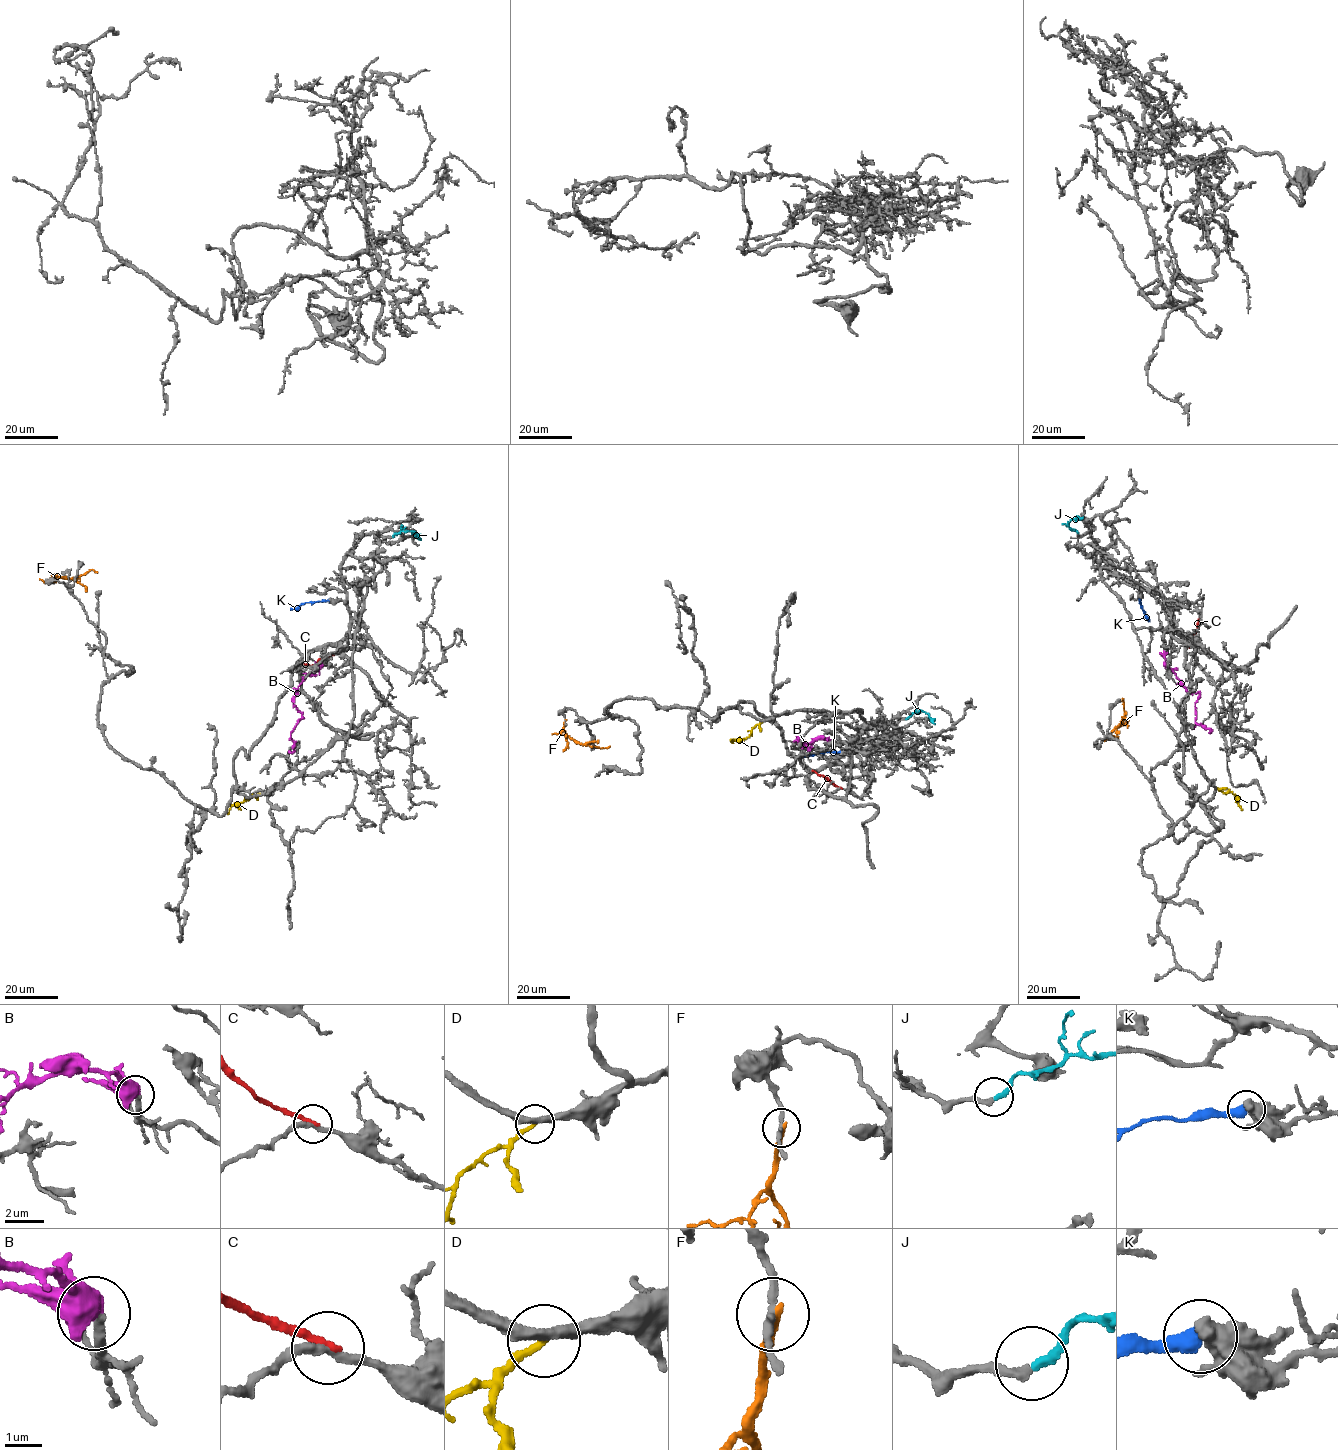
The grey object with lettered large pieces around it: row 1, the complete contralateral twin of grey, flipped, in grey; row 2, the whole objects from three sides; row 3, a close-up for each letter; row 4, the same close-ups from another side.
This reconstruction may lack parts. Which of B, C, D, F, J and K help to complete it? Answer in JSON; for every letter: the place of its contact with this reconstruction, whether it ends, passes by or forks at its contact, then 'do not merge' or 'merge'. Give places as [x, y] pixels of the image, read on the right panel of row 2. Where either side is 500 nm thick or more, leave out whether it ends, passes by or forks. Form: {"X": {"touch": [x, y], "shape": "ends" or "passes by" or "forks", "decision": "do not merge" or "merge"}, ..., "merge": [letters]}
{"B": {"touch": [1164, 652], "decision": "merge"}, "C": {"touch": [1199, 618], "shape": "ends", "decision": "do not merge"}, "D": {"touch": [1215, 787], "shape": "ends", "decision": "do not merge"}, "F": {"touch": [1105, 740], "shape": "ends", "decision": "do not merge"}, "J": {"touch": [1077, 533], "shape": "ends", "decision": "merge"}, "K": {"touch": [1139, 596], "decision": "do not merge"}, "merge": ["B", "J"]}

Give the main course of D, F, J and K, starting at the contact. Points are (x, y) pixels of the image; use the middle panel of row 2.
D: (763, 721), (752, 729), (748, 737), (730, 741)
F: (565, 720), (563, 730), (570, 738), (582, 745), (609, 746)
J: (905, 718), (923, 711), (934, 723)
K: (841, 752), (801, 757)

